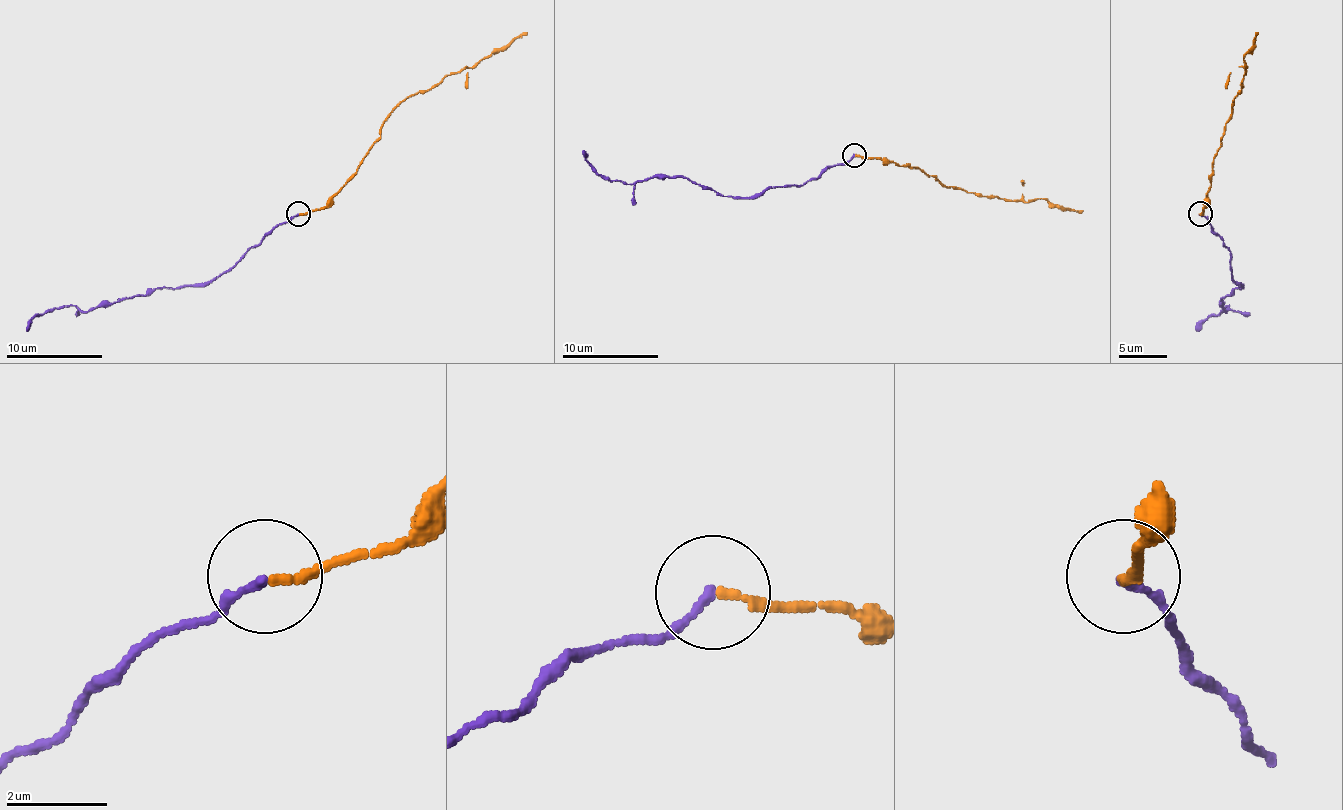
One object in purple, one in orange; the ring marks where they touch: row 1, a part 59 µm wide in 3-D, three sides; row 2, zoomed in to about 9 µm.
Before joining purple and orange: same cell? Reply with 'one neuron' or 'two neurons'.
one neuron

